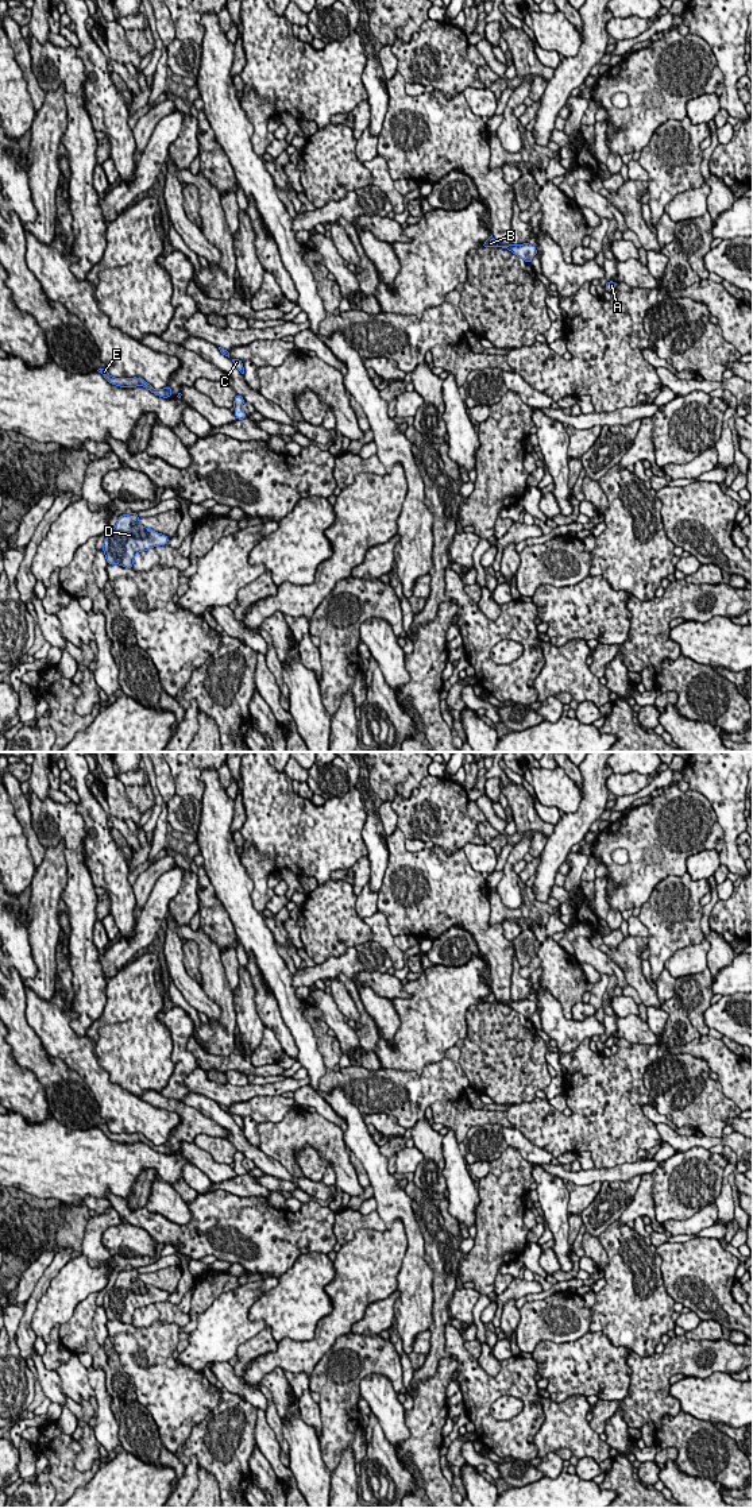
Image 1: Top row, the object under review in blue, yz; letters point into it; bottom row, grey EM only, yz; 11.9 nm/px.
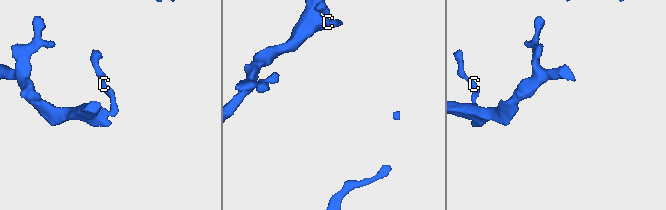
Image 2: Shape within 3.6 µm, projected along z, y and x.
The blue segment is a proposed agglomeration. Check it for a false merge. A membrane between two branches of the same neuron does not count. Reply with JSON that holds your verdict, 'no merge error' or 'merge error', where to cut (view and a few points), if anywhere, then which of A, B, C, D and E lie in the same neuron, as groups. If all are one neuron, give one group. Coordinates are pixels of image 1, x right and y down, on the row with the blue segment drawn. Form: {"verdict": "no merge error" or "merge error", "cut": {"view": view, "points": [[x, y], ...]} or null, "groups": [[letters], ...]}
{"verdict": "no merge error", "cut": null, "groups": [["A", "B", "C", "D", "E"]]}

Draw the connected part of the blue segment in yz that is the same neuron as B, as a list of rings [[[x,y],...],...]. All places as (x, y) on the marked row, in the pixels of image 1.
[[[493,235],[482,244],[482,247],[502,247],[510,250],[518,258],[522,258],[526,263],[529,263],[532,258],[537,255],[536,247],[529,243],[517,244],[517,246],[511,243],[509,246],[498,246]]]

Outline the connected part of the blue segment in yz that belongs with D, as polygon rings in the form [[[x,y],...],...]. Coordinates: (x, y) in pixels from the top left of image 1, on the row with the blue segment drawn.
[[[136,512],[121,514],[108,537],[103,543],[103,551],[108,564],[120,564],[132,568],[138,552],[152,547],[166,545],[169,537],[139,522]]]

